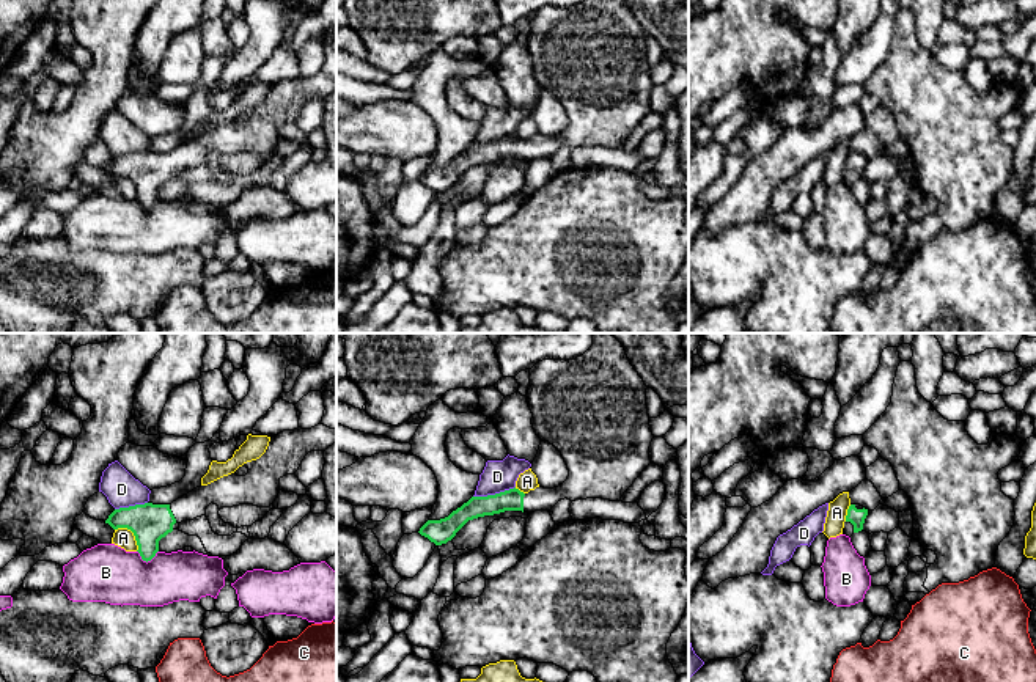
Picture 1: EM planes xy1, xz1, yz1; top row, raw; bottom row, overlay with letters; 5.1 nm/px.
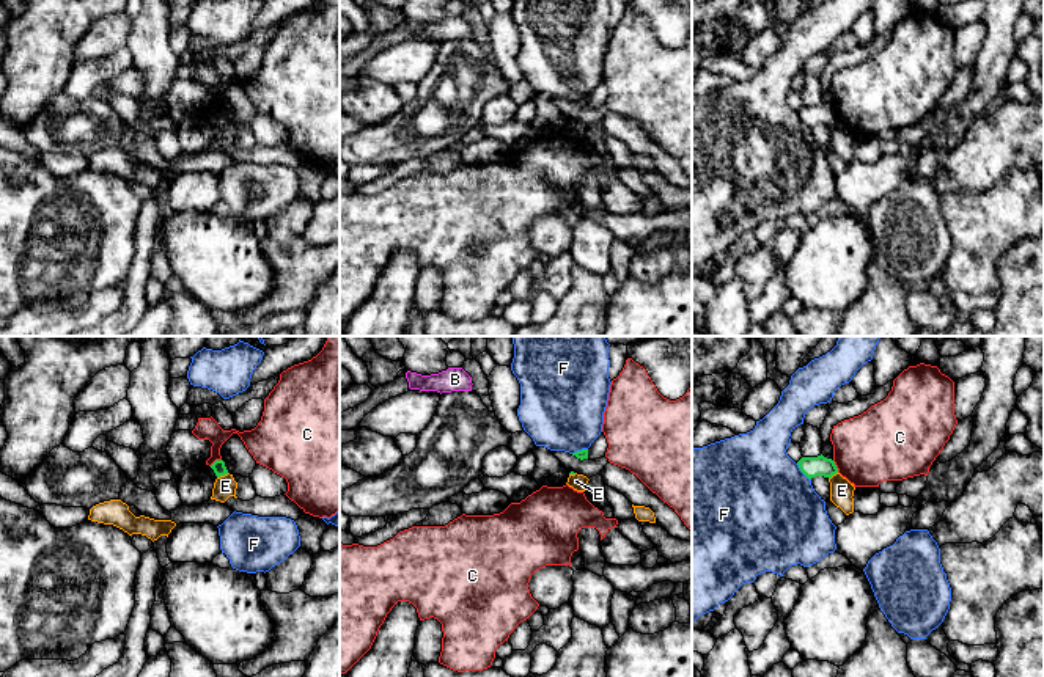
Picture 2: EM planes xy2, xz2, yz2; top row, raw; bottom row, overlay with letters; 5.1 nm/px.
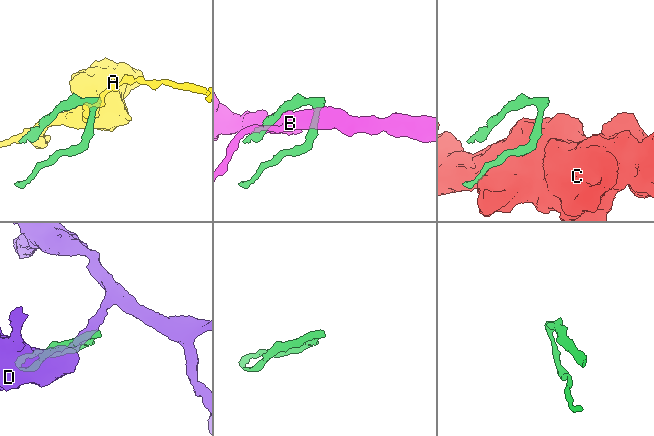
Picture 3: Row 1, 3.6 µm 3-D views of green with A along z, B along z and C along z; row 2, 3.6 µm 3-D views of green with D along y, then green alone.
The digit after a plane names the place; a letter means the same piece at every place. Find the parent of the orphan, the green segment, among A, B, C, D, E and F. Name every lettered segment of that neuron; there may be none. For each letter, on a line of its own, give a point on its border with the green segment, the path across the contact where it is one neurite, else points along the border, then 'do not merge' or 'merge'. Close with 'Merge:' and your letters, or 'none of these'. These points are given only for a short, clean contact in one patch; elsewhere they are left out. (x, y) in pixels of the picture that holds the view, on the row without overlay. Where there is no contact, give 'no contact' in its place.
A: contact xy1 (132, 179); border xy1 (115, 176), (128, 176), (134, 184), (137, 198); do not merge
B: contact xy1 (146, 209); do not merge
C: contact yz2 (835, 115); do not merge
D: contact xz1 (495, 142); border xz1 (514, 134), (473, 145); do not merge
E: contact xy2 (222, 123); border xy2 (228, 121), (217, 126); do not merge
F: contact yz2 (802, 120); do not merge
Merge: none of these

